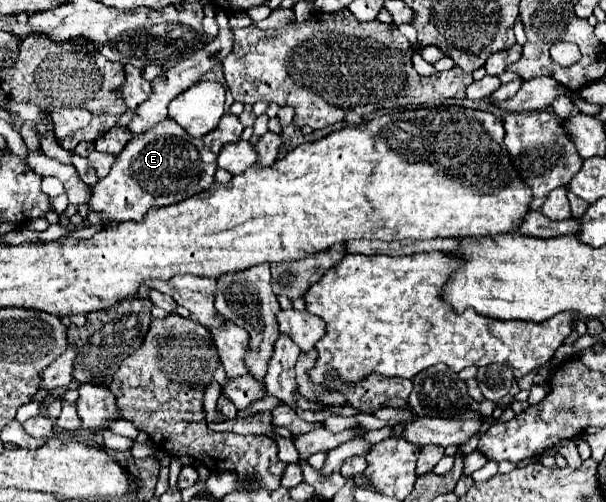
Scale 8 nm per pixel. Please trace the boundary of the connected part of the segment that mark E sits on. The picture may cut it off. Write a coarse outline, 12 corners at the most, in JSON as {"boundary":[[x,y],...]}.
{"boundary":[[226,113],[200,139],[170,117],[134,135],[94,185],[86,223],[142,221],[208,189]]}

